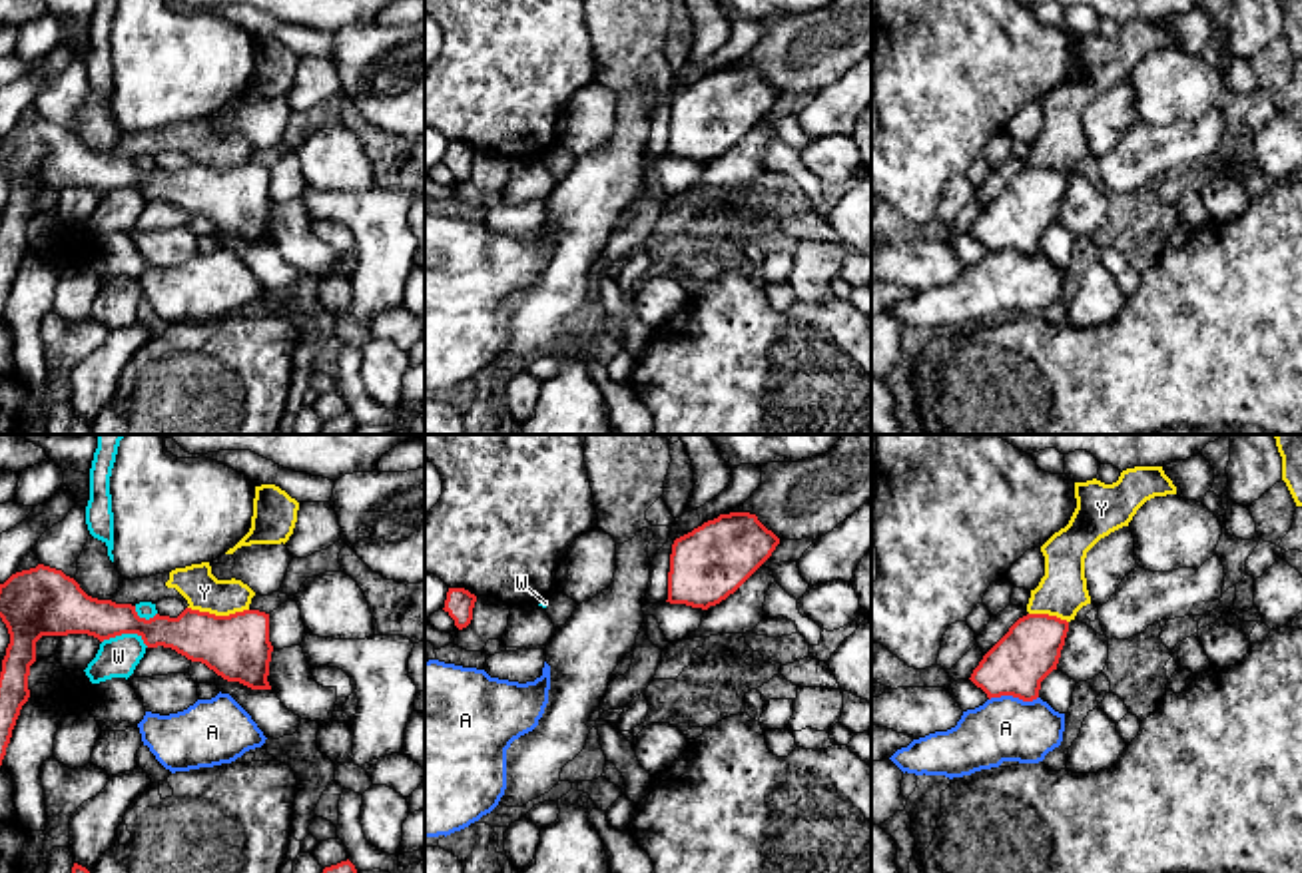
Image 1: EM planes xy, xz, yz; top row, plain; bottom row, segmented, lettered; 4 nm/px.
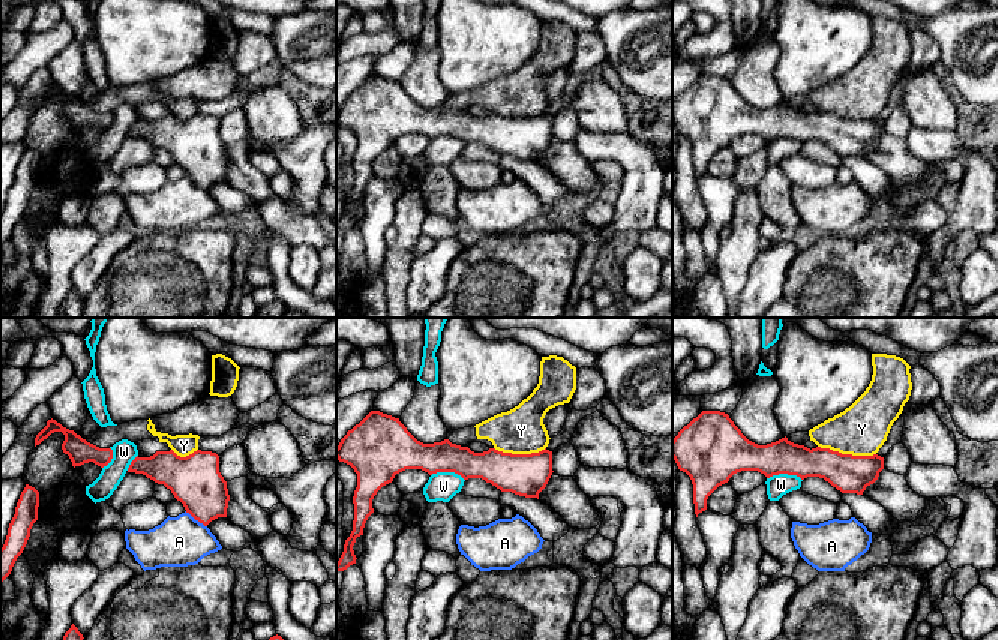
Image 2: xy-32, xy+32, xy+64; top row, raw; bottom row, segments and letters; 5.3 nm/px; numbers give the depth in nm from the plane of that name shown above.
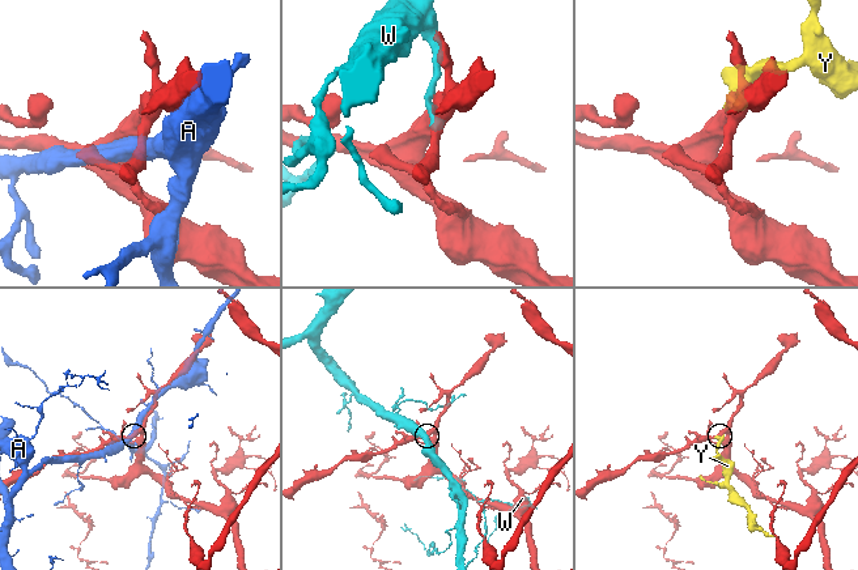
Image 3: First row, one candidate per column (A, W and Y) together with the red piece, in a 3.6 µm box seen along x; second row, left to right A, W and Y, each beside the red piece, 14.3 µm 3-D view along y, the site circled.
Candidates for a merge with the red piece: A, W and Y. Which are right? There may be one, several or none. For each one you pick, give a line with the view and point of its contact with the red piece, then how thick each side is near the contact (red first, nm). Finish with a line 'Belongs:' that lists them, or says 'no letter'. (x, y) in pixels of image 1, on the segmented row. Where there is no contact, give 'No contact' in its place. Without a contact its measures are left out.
Belongs: no letter

